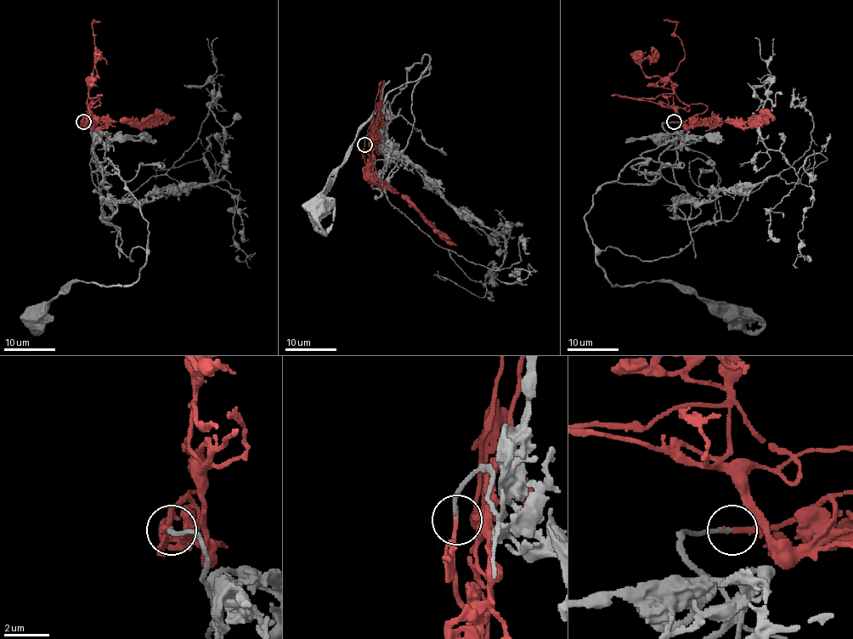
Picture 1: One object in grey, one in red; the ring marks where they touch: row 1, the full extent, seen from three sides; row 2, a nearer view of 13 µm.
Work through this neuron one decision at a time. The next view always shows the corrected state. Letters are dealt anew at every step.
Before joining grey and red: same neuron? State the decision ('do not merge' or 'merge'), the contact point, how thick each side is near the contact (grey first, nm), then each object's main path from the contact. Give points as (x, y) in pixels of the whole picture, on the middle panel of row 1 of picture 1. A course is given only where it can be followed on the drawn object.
merge | (364, 144) | 160/190 nm | grey via (365, 144), (386, 130), (406, 74), (427, 54), (421, 75), (392, 89), (358, 131), (317, 204) | red via (365, 144), (364, 158), (370, 163), (371, 140), (379, 154), (375, 144), (374, 146), (378, 143), (376, 133)

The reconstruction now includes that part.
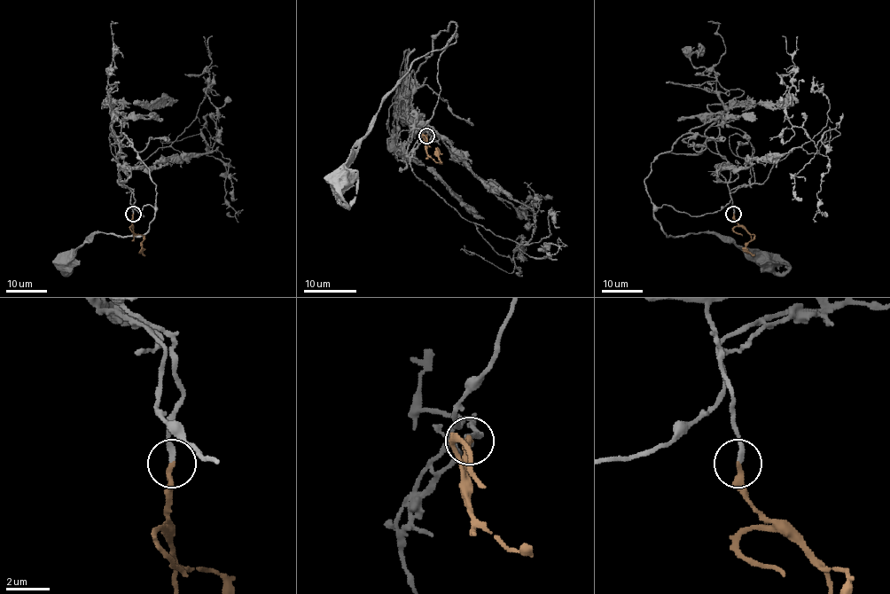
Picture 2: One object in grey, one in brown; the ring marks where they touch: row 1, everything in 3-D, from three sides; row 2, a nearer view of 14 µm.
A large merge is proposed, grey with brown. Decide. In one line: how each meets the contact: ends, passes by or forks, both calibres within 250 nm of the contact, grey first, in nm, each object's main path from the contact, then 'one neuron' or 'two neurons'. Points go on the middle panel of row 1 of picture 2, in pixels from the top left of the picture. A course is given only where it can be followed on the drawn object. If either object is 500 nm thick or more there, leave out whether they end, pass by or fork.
grey ends; brown ends; calibres 220 and 240 nm; course grey (426, 136), (440, 84), (438, 58), (454, 34), (441, 50), (417, 58), (339, 176); course brown (426, 136), (426, 152), (438, 161), (438, 152), (442, 163); one neuron

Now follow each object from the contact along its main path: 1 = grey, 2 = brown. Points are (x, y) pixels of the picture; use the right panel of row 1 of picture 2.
1: (733, 214), (731, 197), (714, 213), (692, 216), (664, 204), (653, 217), (668, 236), (713, 232), (765, 261)
2: (733, 214), (733, 219), (753, 235), (746, 248), (754, 256)

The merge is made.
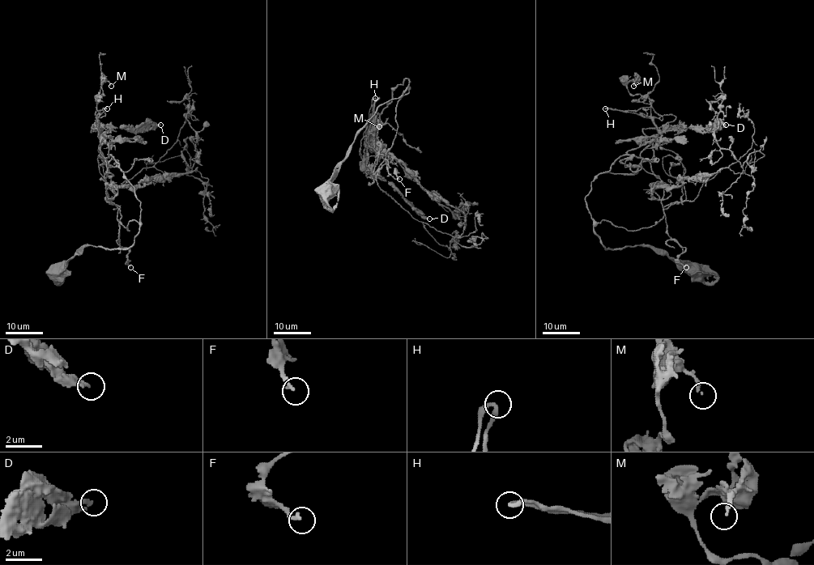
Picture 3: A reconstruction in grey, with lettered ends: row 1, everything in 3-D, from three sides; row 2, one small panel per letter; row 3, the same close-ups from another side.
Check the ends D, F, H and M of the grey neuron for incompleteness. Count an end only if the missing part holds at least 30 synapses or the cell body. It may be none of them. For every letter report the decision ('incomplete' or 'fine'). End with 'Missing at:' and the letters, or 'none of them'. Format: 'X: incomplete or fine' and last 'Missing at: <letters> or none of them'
D: fine
F: fine
H: fine
M: fine
Missing at: none of them

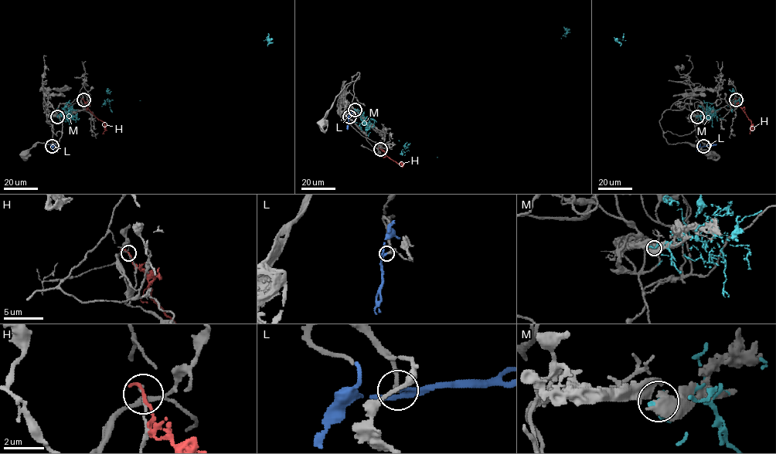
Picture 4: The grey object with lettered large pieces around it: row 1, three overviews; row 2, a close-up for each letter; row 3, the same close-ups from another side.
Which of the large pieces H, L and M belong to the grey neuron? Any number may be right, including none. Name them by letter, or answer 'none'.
L

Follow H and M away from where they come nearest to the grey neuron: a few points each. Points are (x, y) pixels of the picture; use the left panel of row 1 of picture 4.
H: (83, 99), (88, 109), (104, 123), (105, 130), (102, 133)
M: (58, 116), (66, 119), (69, 113), (75, 116), (112, 99), (141, 100), (267, 45), (267, 37)

